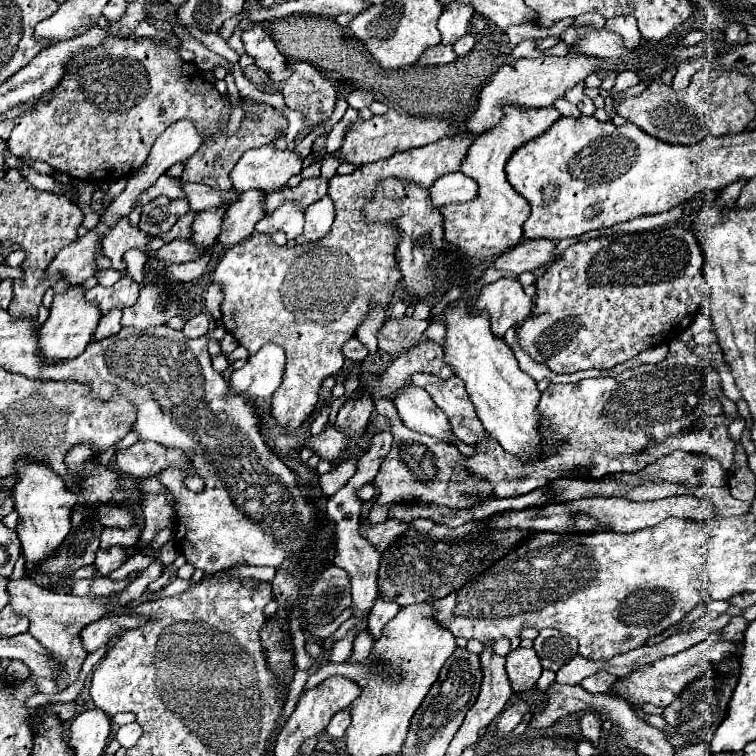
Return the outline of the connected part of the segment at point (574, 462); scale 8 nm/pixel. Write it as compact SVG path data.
M669 342L669 356L659 362L659 364L641 364L637 368L625 370L619 376L599 376L599 378L587 378L577 384L551 384L543 394L539 402L539 412L543 414L543 420L551 422L549 428L553 430L555 436L561 436L565 442L563 446L549 458L543 460L533 460L531 464L519 462L513 454L507 454L495 438L485 436L477 446L475 454L467 458L467 470L473 472L475 476L481 476L489 480L491 484L503 482L503 480L527 480L533 478L533 474L543 478L543 472L547 472L547 482L561 472L579 472L581 468L595 478L613 474L613 472L637 472L643 470L647 464L655 462L659 456L665 456L673 450L685 450L685 452L695 452L709 456L717 460L725 472L731 470L735 464L735 440L729 436L727 428L717 428L717 430L691 430L695 422L711 408L711 414L719 416L723 414L721 402L717 398L705 398L705 394L721 392L721 378L719 372L711 366L711 360L699 358L693 350L685 346L685 342Z

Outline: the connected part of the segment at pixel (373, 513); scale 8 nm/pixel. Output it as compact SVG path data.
M375 504L373 508L370 510L368 520L371 524L379 524L388 519L388 510L389 510L389 505L378 505Z

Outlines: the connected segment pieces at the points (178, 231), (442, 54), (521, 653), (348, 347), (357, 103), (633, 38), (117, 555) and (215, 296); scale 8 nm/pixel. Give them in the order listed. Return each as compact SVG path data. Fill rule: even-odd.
M189 210L187 214L183 214L177 222L175 222L175 226L167 232L167 234L163 234L163 238L167 238L167 240L175 240L175 238L191 238L191 226L193 226L193 220L195 220L195 216L197 216L197 212L193 212L193 210Z
M431 46L423 52L423 56L419 58L419 64L421 66L435 66L435 64L449 64L457 58L457 54L453 54L453 48L451 46Z
M517 648L507 654L507 674L515 692L529 690L537 684L543 668L533 648Z
M351 338L349 342L345 342L343 346L343 354L345 358L353 360L353 362L361 362L365 356L367 356L367 348L357 340L357 338Z
M355 90L349 98L347 98L349 106L355 108L355 110L361 110L361 108L369 108L373 104L373 96L369 92L361 92L361 90Z
M633 16L611 18L611 20L607 20L605 28L619 34L623 38L623 44L625 44L627 50L635 50L639 46L639 42L641 42L641 34L637 30L637 20Z
M113 546L109 550L99 550L95 558L95 568L103 574L109 576L113 570L117 570L123 562L127 560L127 552L123 546Z
M209 286L207 296L205 296L205 310L207 310L209 314L213 314L215 320L221 318L221 312L219 312L219 304L221 304L221 300L223 300L221 288L219 288L219 286Z

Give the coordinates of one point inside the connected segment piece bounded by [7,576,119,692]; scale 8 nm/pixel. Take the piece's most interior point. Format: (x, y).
(56, 618)

